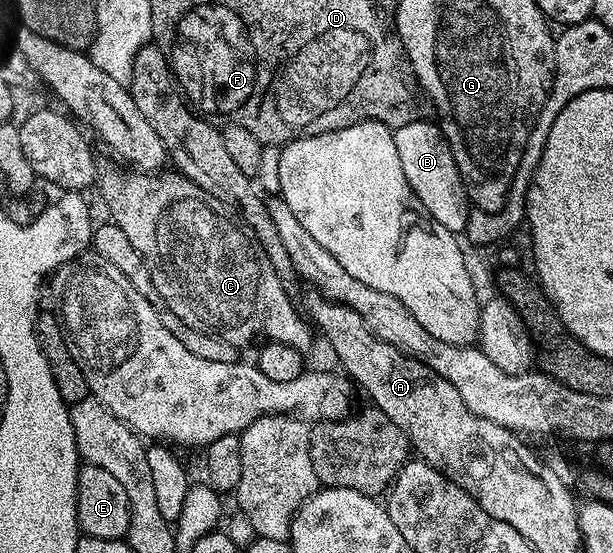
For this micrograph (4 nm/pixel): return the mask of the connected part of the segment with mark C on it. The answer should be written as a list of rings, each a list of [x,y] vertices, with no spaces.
[[[120,170],[99,171],[100,194],[112,213],[111,221],[122,228],[122,232],[126,232],[138,256],[142,256],[150,272],[150,280],[154,280],[154,288],[158,288],[162,300],[166,300],[170,312],[174,312],[178,320],[206,334],[217,334],[237,348],[243,347],[243,342],[265,334],[265,339],[290,344],[290,348],[308,352],[312,346],[313,327],[298,306],[296,311],[292,303],[293,295],[284,290],[266,252],[252,234],[251,227],[238,220],[235,213],[221,208],[218,199],[208,195],[179,172],[142,174]]]

